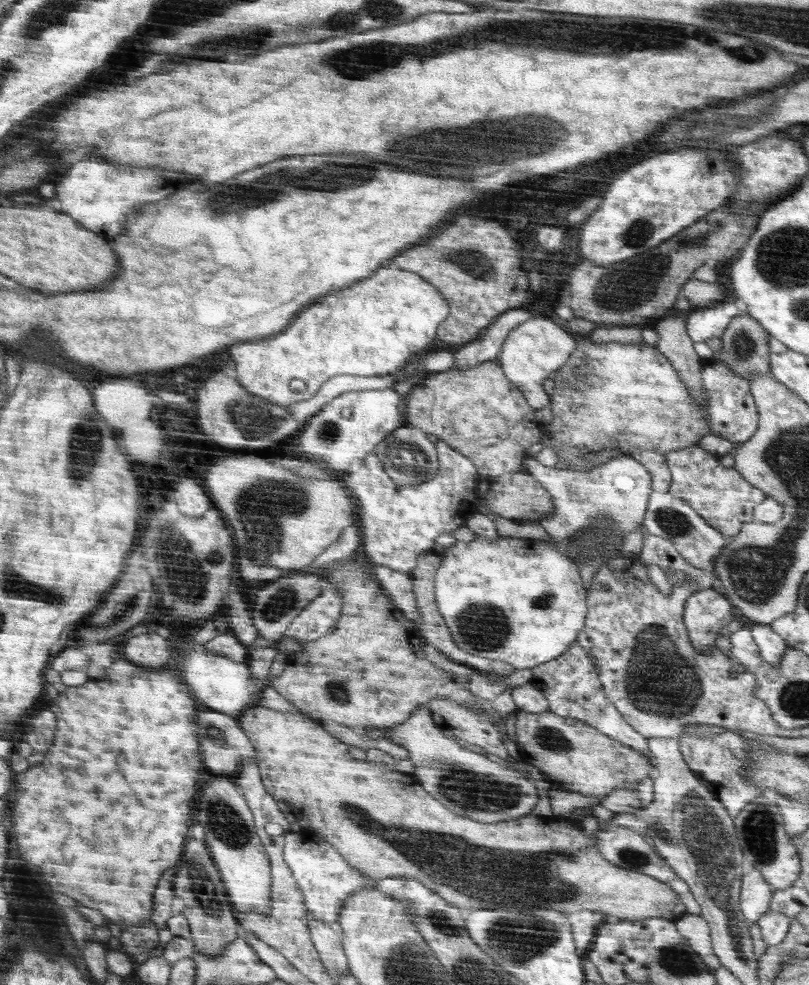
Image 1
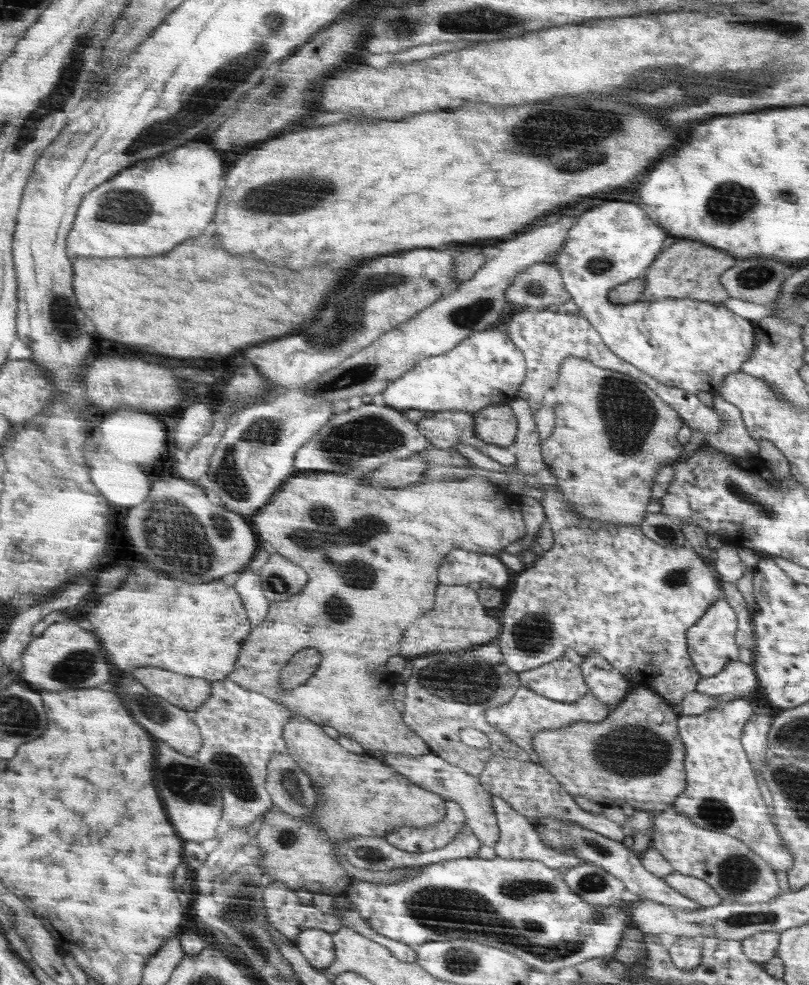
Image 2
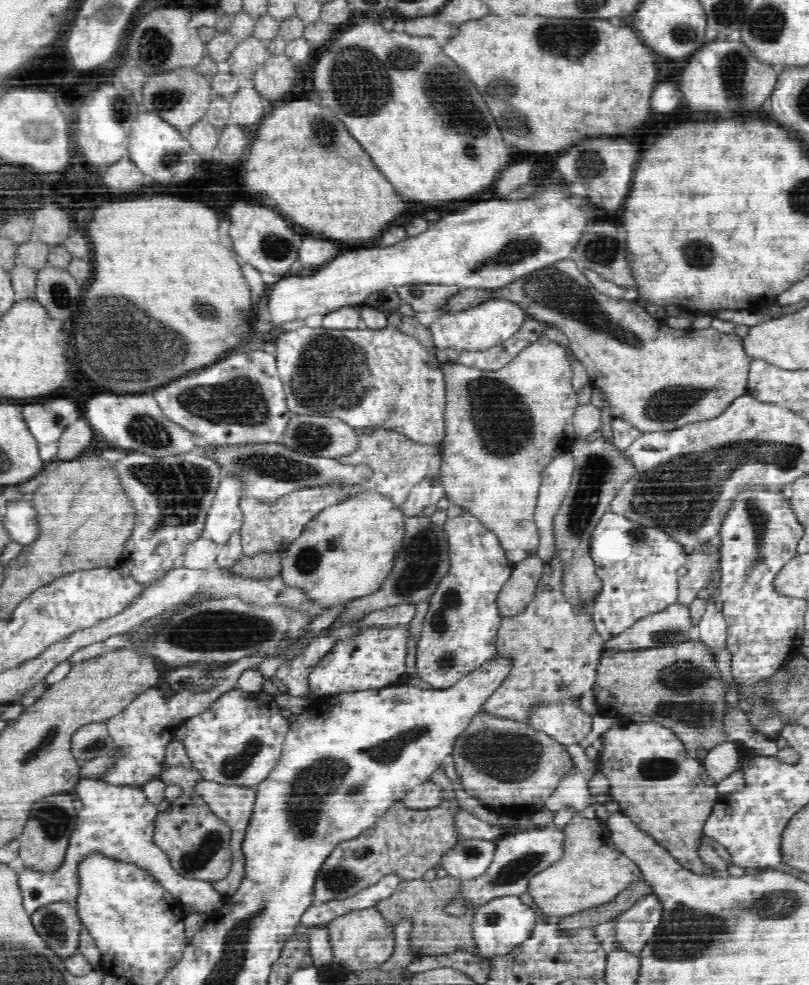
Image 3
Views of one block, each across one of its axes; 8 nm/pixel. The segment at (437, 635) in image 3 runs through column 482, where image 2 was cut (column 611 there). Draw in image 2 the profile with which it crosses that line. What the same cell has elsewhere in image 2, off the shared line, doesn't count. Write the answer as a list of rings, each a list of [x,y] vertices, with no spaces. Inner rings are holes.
[[[529,472],[524,480],[527,490],[544,490],[540,503],[552,528],[554,543],[550,550],[532,555],[528,567],[516,579],[514,593],[499,612],[504,626],[497,642],[501,645],[506,666],[516,673],[534,670],[564,657],[566,648],[576,650],[582,658],[590,653],[600,653],[610,661],[612,668],[626,676],[634,688],[652,689],[671,708],[680,705],[686,694],[696,690],[697,680],[702,677],[689,655],[687,632],[718,598],[722,598],[717,568],[697,555],[690,544],[667,549],[646,537],[638,525],[604,525],[584,519],[573,511],[556,486],[538,483],[535,474]]]

